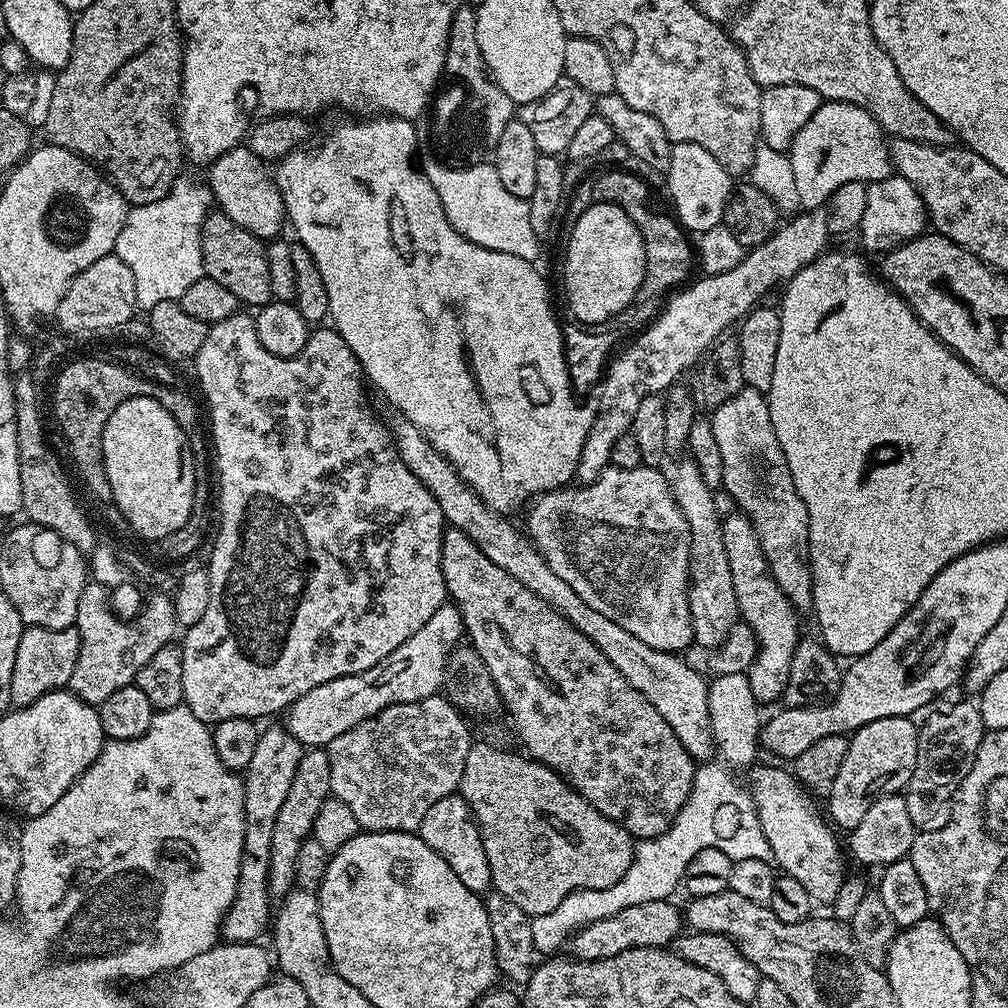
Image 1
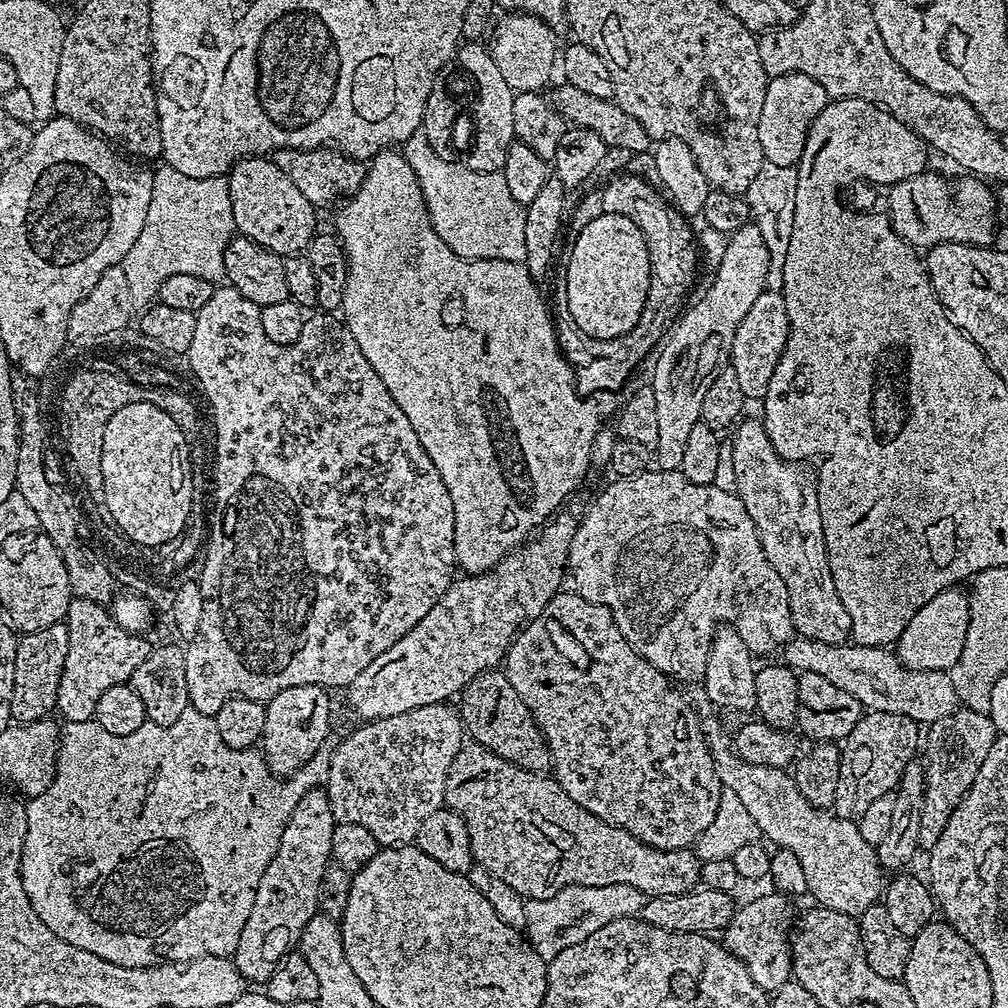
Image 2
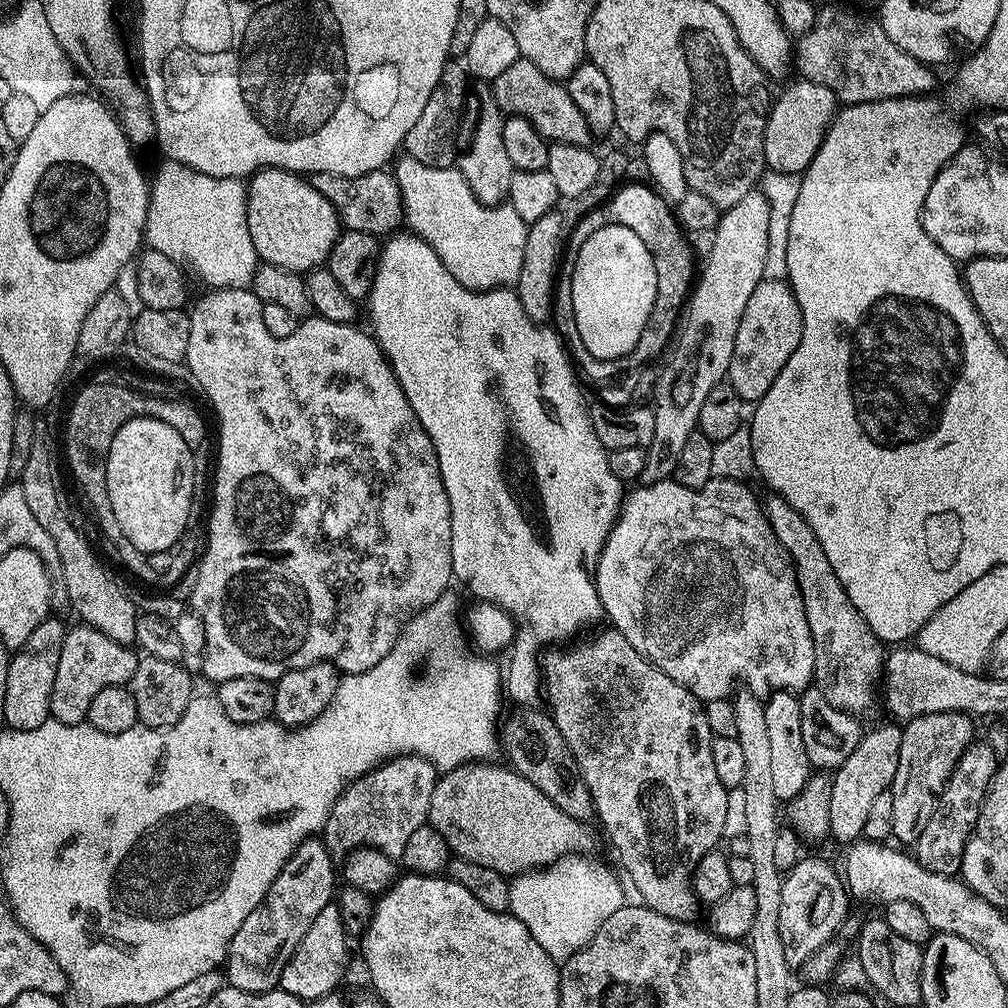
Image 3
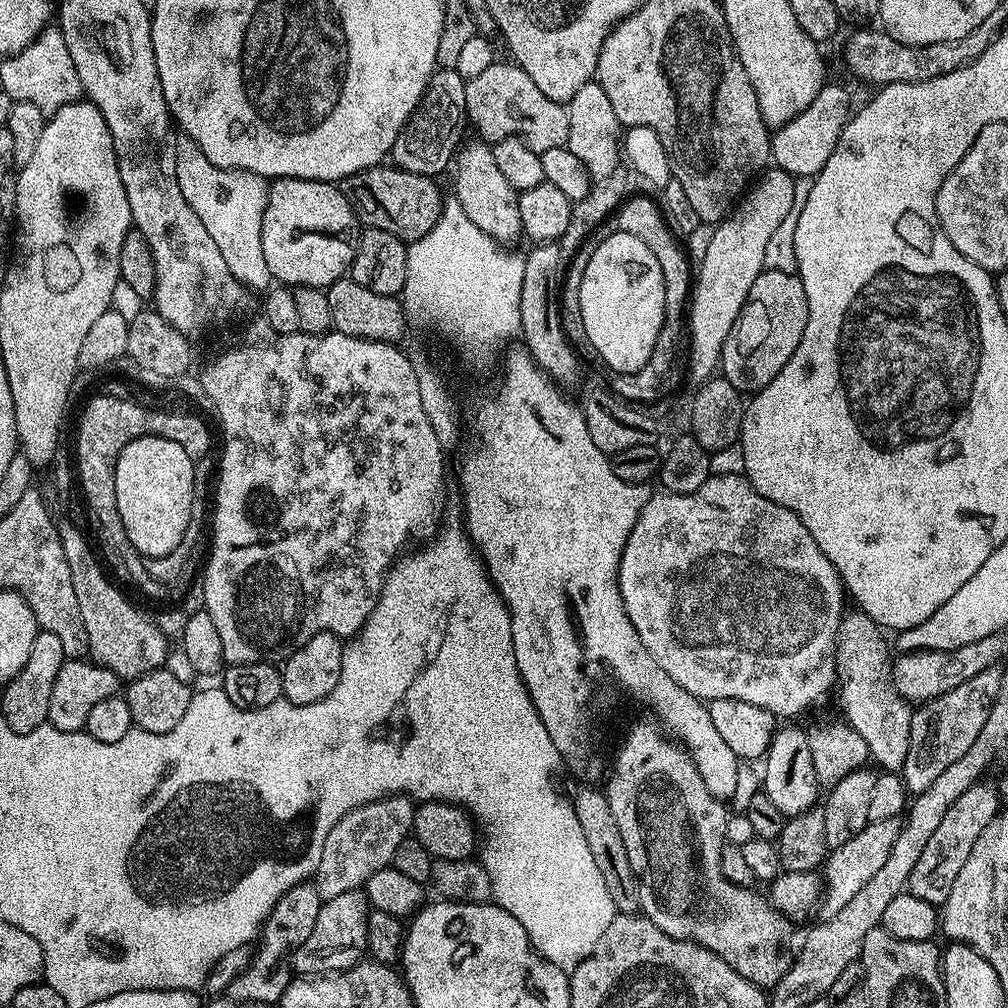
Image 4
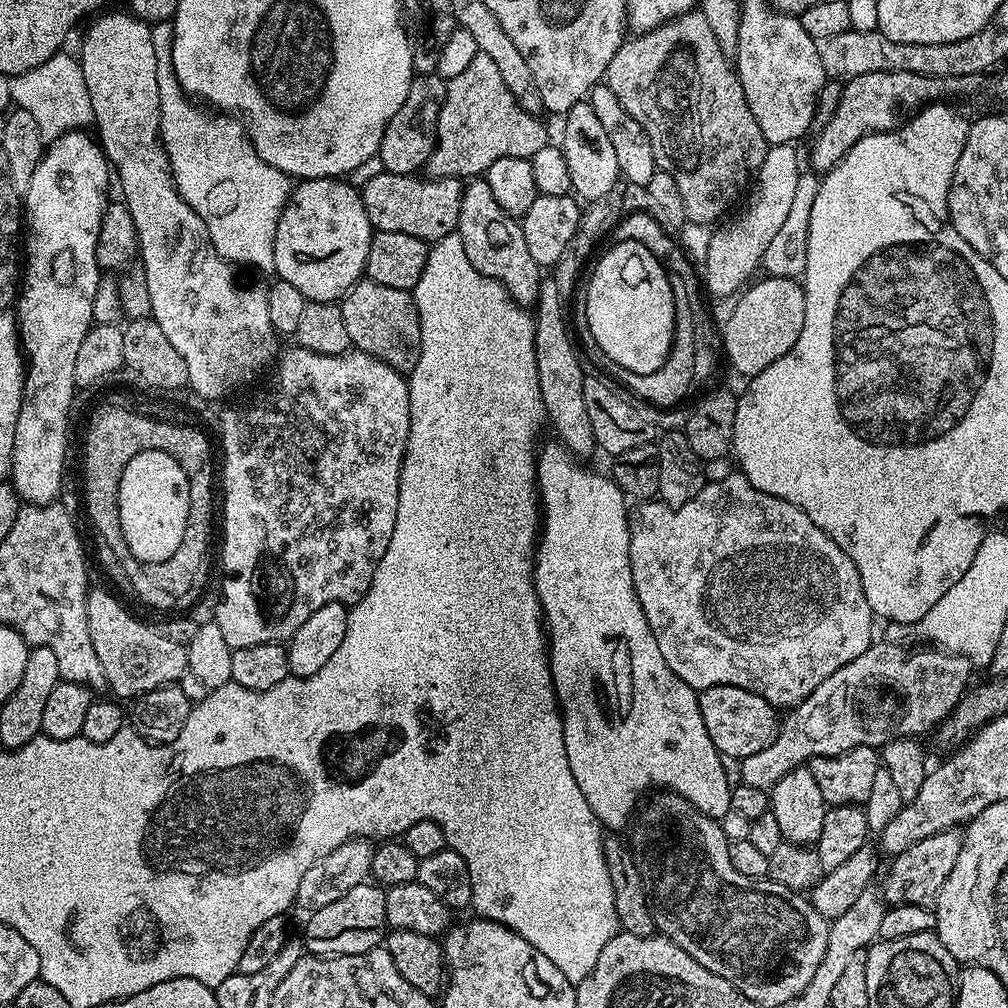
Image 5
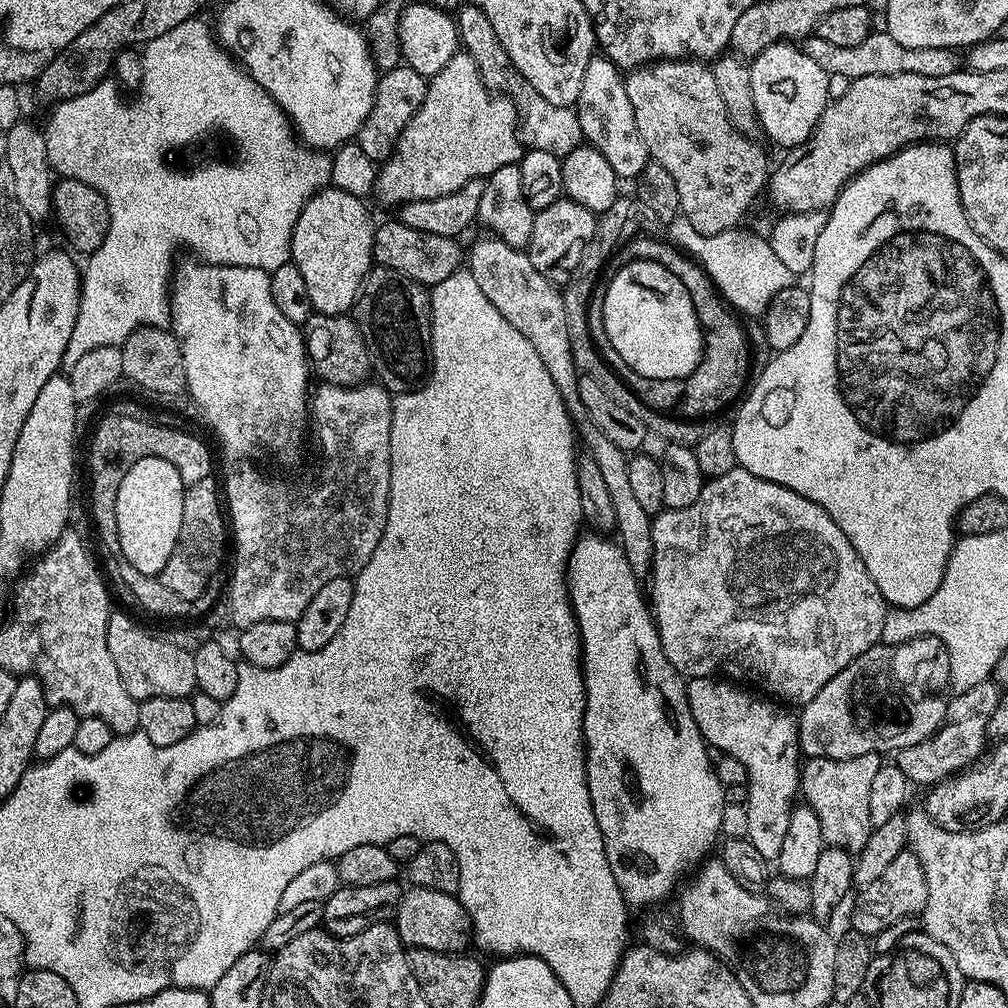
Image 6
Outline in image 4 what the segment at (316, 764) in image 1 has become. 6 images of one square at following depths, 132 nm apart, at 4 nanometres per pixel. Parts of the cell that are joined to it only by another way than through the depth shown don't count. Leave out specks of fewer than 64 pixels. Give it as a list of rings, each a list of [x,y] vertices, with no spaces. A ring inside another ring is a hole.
[[[312,882],[296,884],[290,890],[286,890],[282,898],[278,898],[274,910],[270,910],[263,928],[260,929],[250,966],[246,966],[246,970],[242,970],[242,974],[238,974],[234,982],[230,982],[227,999],[238,1002],[262,1002],[266,1006],[279,1005],[286,986],[294,979],[294,954],[298,946],[306,942],[310,930],[314,930],[321,903],[318,890]]]

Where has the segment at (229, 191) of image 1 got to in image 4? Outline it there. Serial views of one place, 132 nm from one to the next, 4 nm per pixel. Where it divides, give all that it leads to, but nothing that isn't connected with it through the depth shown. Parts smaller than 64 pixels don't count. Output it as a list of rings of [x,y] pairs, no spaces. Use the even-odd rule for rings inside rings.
[[[285,176],[269,183],[266,212],[262,214],[262,254],[273,281],[284,286],[326,290],[351,269],[361,231],[362,225],[352,213],[350,202],[335,183]]]

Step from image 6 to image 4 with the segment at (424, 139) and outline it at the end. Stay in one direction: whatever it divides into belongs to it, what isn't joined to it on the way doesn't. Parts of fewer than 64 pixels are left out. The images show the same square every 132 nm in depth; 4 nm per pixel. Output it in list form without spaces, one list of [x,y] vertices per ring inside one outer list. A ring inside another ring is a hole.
[[[515,62],[507,63],[492,63],[486,70],[482,71],[482,74],[475,75],[474,78],[466,81],[466,106],[464,111],[467,123],[470,122],[476,127],[476,132],[480,135],[477,137],[488,142],[495,142],[507,136],[520,136],[530,146],[530,150],[538,153],[565,147],[570,134],[570,118],[568,117],[567,107],[554,102],[554,98],[546,98],[546,94],[542,94],[542,90],[538,90],[538,85],[532,81],[530,74],[526,74],[526,70],[522,70],[519,64]]]

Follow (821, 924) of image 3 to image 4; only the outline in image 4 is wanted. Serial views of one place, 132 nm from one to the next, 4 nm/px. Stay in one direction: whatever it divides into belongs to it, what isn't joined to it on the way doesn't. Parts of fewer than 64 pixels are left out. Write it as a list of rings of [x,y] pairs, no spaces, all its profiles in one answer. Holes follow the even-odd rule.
[[[897,818],[873,820],[858,830],[850,842],[829,851],[822,865],[822,899],[818,904],[818,912],[821,912],[819,915],[823,919],[834,918],[834,914],[838,914],[838,910],[842,910],[842,906],[846,906],[846,902],[850,902],[850,898],[854,898],[854,894],[858,894],[858,890],[874,878],[874,873],[886,863],[886,857],[894,846],[894,838],[898,838],[900,833],[900,826],[901,821]]]

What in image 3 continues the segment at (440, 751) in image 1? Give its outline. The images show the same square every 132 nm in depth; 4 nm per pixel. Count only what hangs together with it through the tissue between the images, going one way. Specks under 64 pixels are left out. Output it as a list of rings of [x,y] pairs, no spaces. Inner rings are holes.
[[[394,756],[356,777],[334,802],[322,839],[333,858],[343,858],[356,848],[377,848],[393,858],[403,857],[406,841],[418,826],[428,823],[430,798],[438,770],[422,756]]]

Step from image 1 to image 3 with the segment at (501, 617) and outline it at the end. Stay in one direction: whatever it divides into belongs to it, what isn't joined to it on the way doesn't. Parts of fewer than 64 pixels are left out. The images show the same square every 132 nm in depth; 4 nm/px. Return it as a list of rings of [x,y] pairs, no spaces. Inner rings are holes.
[[[611,626],[605,628],[605,632],[598,633],[593,640],[584,640],[581,644],[574,645],[573,648],[562,649],[561,652],[556,649],[559,647],[552,646],[543,653],[542,696],[546,704],[548,700],[547,711],[562,736],[566,738],[566,746],[576,760],[576,768],[580,772],[580,777],[586,782],[586,790],[592,799],[595,819],[597,821],[600,819],[600,824],[604,827],[609,842],[616,847],[621,864],[628,871],[628,876],[632,879],[637,894],[641,896],[639,899],[658,914],[675,920],[691,921],[696,908],[698,909],[696,893],[692,891],[692,871],[707,852],[713,851],[719,845],[716,843],[722,840],[726,826],[726,802],[729,789],[725,788],[724,783],[720,781],[718,766],[714,766],[714,750],[712,749],[714,737],[710,730],[710,722],[704,713],[704,704],[697,696],[690,694],[690,690],[686,690],[686,686],[674,682],[674,678],[667,676],[661,668],[655,668],[642,653],[634,650],[634,646],[630,646],[630,642],[626,642],[626,638],[617,628]]]

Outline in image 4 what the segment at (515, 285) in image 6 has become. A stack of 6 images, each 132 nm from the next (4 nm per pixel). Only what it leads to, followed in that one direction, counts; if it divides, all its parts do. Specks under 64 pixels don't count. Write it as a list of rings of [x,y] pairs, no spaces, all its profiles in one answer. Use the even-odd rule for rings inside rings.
[[[476,142],[480,144],[463,145],[462,151],[455,157],[454,169],[456,168],[456,196],[455,203],[466,210],[466,218],[478,226],[490,238],[500,241],[501,244],[511,245],[511,240],[521,239],[522,214],[518,214],[518,202],[520,193],[506,177],[502,175],[500,167],[494,159],[492,144],[488,142]]]

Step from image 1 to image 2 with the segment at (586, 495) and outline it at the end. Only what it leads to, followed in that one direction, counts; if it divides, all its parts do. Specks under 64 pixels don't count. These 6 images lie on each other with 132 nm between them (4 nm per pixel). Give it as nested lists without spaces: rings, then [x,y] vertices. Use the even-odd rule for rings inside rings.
[[[649,470],[611,482],[593,504],[587,505],[574,534],[568,555],[570,580],[581,596],[610,610],[626,642],[646,662],[673,681],[700,682],[706,674],[712,635],[721,626],[735,630],[757,657],[779,653],[791,642],[794,629],[786,584],[770,566],[739,494],[727,492],[719,483],[698,486],[679,470]]]

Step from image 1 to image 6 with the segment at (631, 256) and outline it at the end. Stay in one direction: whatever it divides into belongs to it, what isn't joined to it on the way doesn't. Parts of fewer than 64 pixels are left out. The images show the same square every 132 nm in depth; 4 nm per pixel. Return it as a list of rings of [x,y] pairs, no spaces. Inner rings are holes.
[[[635,260],[626,266],[615,269],[611,273],[612,281],[604,292],[604,336],[613,348],[614,356],[622,358],[625,368],[642,374],[642,378],[655,380],[682,380],[705,359],[704,332],[702,321],[694,310],[694,302],[690,302],[690,294],[686,294],[686,286],[666,270],[666,266],[658,266],[658,262]]]

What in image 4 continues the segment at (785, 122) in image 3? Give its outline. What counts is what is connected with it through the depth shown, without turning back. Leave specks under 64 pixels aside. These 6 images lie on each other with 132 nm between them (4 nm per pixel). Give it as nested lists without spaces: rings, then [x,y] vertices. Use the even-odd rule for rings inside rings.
[[[825,83],[817,97],[802,110],[801,114],[773,133],[771,155],[773,163],[797,178],[815,177],[826,164],[826,158],[830,158],[830,154],[834,152],[834,146],[837,145],[851,112],[849,92],[838,84]]]

